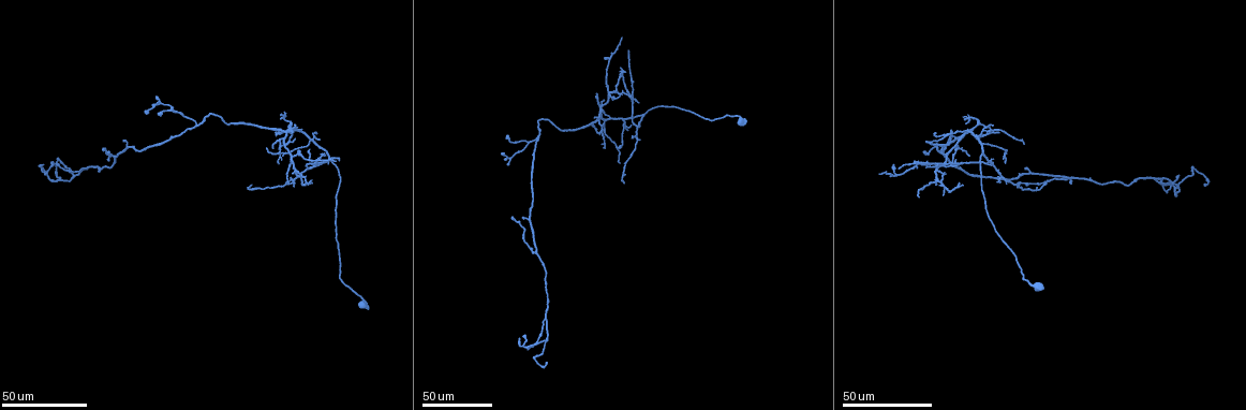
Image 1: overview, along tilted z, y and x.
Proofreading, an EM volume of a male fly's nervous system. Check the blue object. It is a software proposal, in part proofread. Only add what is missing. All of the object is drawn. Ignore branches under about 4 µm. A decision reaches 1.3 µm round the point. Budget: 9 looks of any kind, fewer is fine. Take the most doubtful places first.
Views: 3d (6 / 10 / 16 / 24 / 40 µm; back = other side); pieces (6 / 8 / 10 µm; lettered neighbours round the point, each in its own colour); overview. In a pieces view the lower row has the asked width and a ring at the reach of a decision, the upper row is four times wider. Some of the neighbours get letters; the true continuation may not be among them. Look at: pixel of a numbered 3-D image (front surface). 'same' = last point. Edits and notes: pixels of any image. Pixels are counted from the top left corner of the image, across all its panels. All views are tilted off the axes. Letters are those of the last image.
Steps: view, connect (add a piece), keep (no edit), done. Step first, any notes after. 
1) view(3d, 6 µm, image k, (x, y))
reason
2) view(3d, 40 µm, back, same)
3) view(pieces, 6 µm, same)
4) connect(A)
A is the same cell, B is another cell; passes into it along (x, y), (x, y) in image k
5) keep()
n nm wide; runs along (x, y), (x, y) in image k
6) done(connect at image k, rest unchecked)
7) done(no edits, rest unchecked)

view(3d, 40 µm, image 1, (620, 69))
an open end

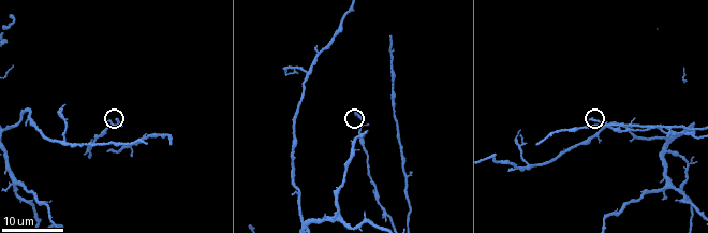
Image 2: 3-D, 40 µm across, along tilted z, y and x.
view(pieces, 6 µm, image 2, (589, 117))

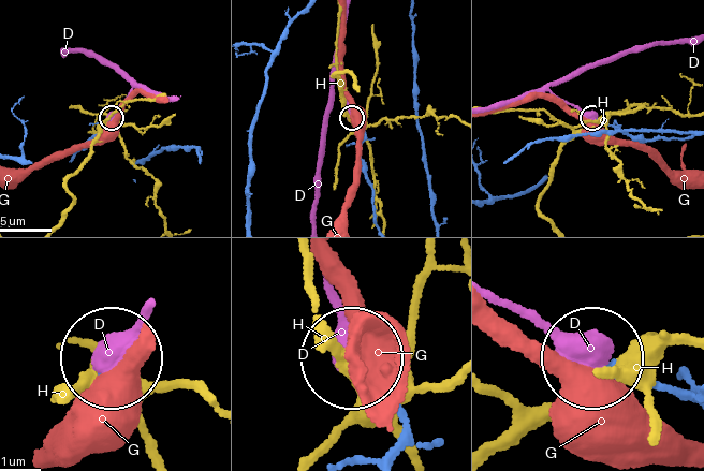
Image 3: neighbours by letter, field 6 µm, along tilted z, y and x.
keep()
210 nm wide; D, G and H are other cells; no lettered piece goes on from it

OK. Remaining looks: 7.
view(3d, 24 µm, image 1, (917, 197))
free end

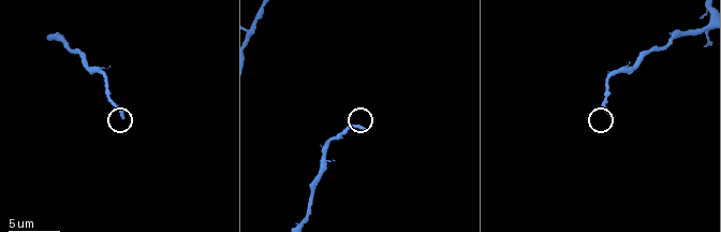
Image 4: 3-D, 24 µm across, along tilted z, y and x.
view(pieces, 8 µm, image 4, (609, 113))

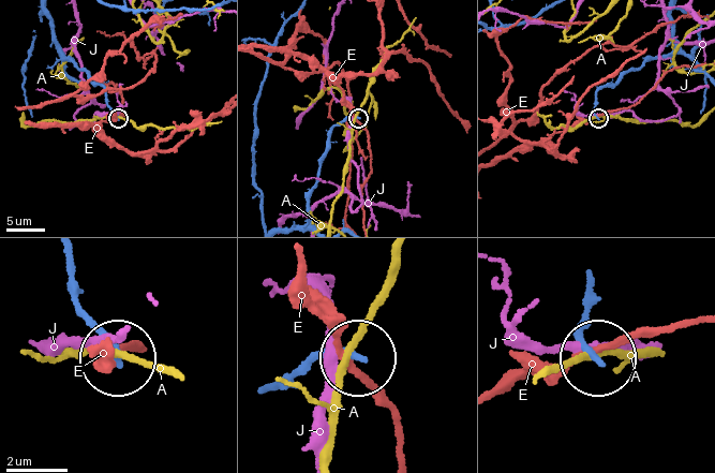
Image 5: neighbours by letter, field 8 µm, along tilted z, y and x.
keep()
A, E and J are other cells; runs along (669, 54), (649, 58), (601, 87), (596, 117) in image 5; no lettered piece goes on from it

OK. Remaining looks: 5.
view(3d, 40 µm, image 1, (280, 119))
free end

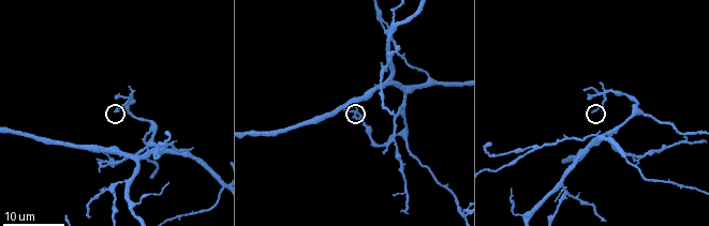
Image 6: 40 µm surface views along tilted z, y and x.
view(pieces, 6 µm, image 6, (594, 113))

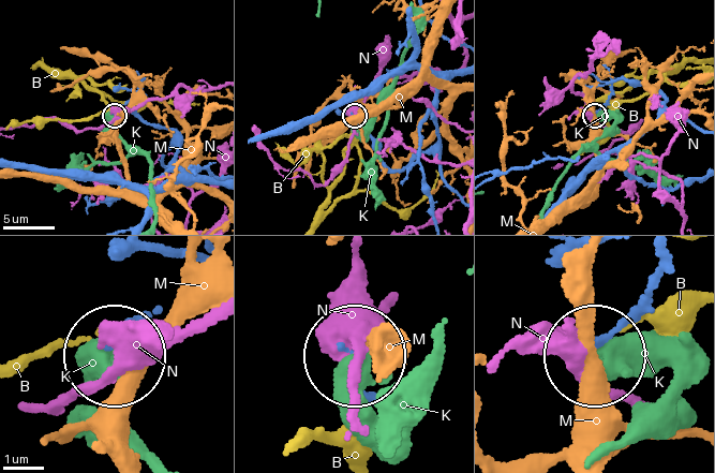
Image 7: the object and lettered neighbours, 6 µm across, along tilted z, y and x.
keep()
B, K, M and N are other cells; no lettered piece goes on from it

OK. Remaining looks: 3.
view(3d, 16 µm, image 6, (392, 112))
free end

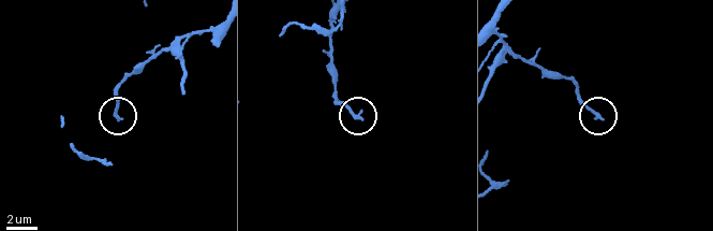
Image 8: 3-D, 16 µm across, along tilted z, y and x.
view(pieces, 10 µm, image 8, (602, 118))

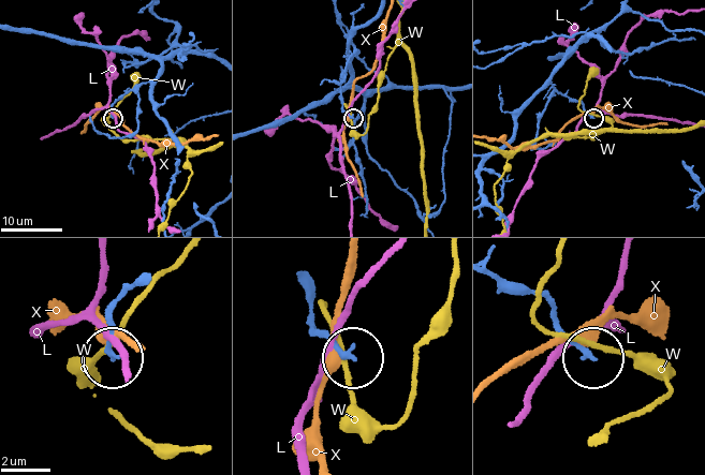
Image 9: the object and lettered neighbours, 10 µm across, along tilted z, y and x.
keep()
L, W and X are other cells; runs along (490, 273), (543, 296), (561, 334), (588, 356) in image 9; no lettered piece goes on from it

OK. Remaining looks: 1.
done(no edits, rest unchecked)

